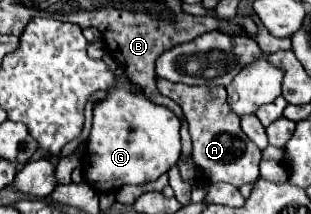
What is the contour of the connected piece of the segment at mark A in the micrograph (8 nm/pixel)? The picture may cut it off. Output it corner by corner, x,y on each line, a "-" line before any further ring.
159,77
157,89
161,95
171,97
175,103
181,105
193,139
193,163
207,173
211,183
225,181
235,187
241,187
245,183
253,183
259,179
261,149
241,131
239,117
231,111
227,103
225,87
191,87
185,83
173,83

